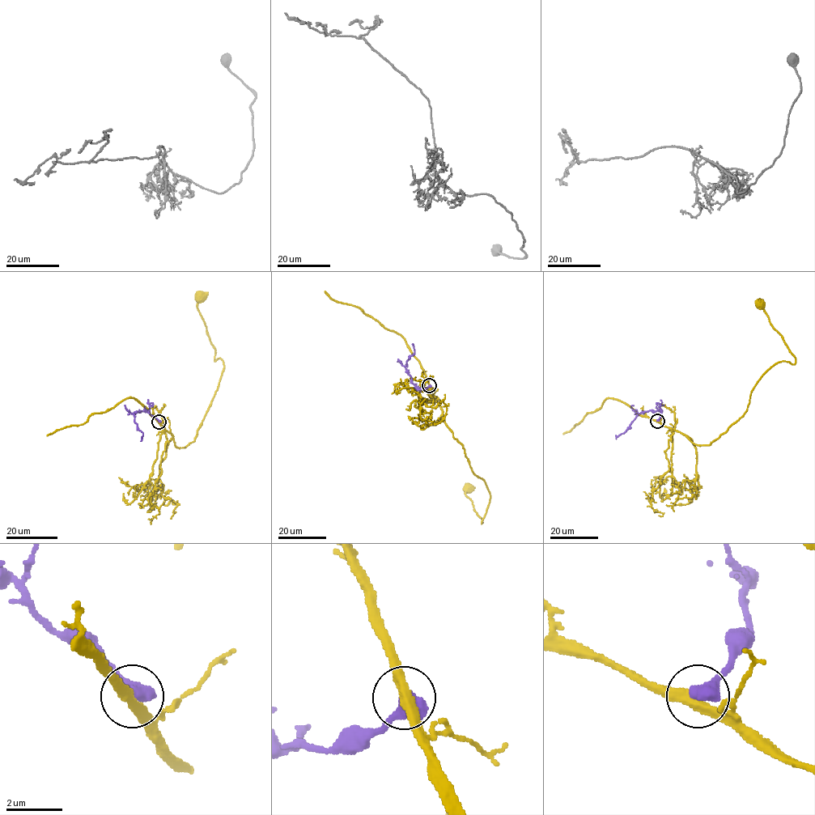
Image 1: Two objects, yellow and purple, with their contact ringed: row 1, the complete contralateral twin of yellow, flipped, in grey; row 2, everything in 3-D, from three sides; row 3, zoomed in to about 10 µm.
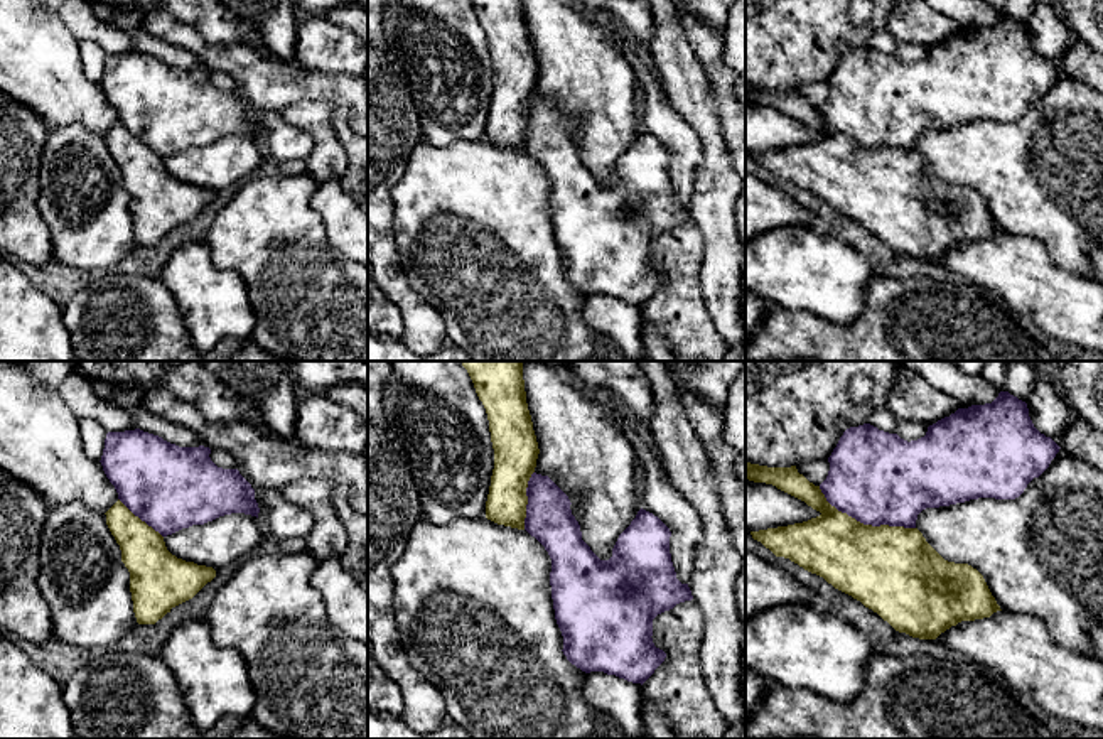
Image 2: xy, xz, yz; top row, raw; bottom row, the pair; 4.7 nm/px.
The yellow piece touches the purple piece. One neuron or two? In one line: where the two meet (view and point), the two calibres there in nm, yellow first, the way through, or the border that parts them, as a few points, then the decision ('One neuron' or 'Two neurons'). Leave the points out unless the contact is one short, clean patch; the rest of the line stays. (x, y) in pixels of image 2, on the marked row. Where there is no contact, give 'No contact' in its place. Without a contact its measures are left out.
Touches yellow at yz (862, 523). Thickness 400 nm (yellow) against 440 nm. Two neurons

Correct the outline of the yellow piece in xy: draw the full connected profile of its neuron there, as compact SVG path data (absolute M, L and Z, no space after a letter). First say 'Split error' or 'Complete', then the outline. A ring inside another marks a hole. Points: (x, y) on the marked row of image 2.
Complete. M120 499L105 515L120 545L121 562L130 572L130 592L138 624L155 624L216 577L213 567L172 555L164 537Z

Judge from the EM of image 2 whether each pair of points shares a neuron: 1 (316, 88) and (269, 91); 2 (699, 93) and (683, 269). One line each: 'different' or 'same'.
1: same
2: different

